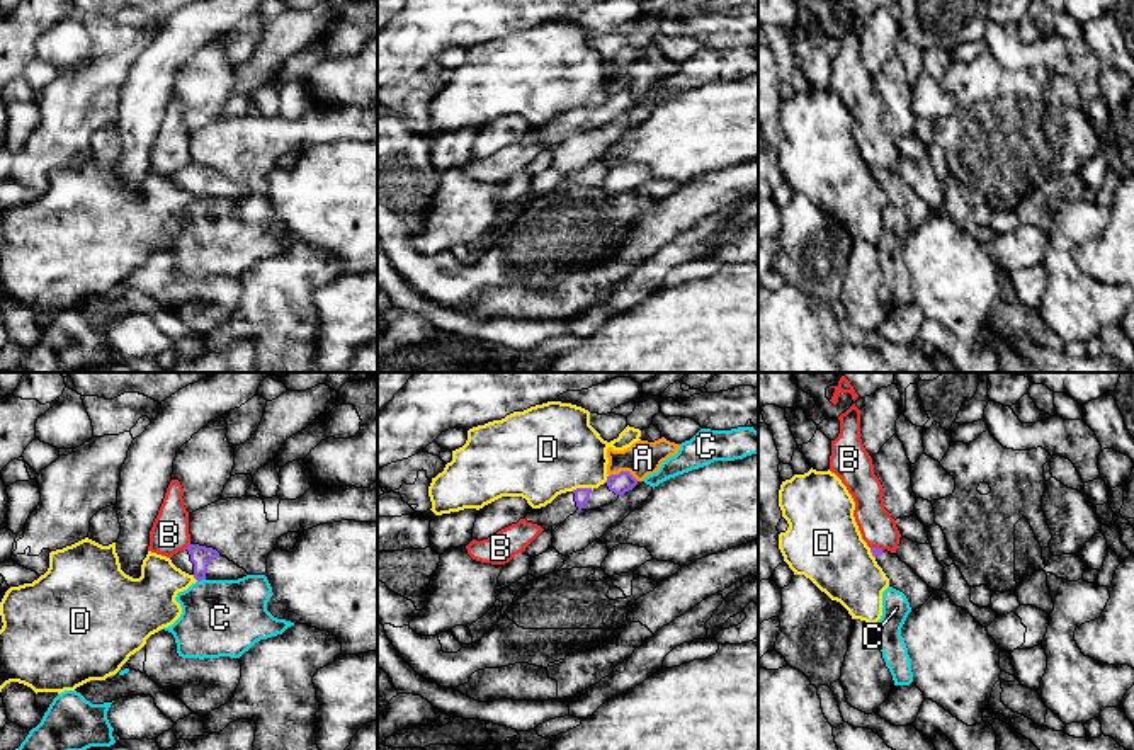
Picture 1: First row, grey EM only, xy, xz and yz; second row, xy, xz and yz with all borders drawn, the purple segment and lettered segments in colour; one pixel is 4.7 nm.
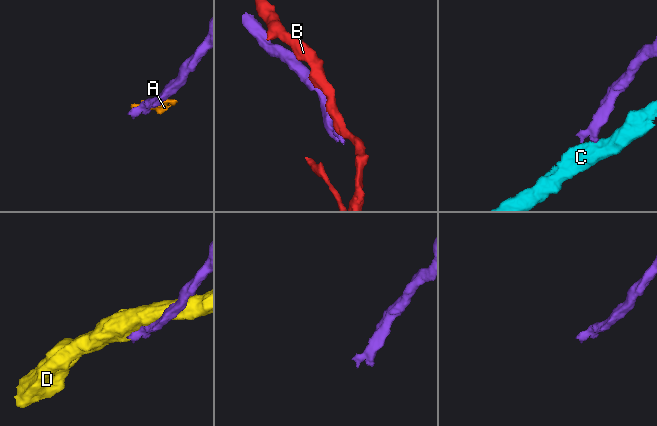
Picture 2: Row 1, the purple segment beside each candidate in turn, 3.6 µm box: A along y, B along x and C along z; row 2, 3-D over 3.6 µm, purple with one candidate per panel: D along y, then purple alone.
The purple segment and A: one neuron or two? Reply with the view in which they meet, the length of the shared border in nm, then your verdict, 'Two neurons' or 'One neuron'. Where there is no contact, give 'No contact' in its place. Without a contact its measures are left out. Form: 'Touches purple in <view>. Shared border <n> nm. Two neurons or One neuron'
Touches purple in xz. Shared border 150 nm. Two neurons

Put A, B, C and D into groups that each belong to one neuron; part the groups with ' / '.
A / B / C / D

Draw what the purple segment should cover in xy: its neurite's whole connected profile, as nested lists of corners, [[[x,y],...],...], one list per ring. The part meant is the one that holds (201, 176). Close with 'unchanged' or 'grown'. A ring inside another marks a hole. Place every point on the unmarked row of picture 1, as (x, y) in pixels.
[[[189,163],[185,168],[173,173],[172,182],[182,190],[192,194],[197,201],[201,199],[238,199],[248,192],[221,175],[216,168]]] | grown

